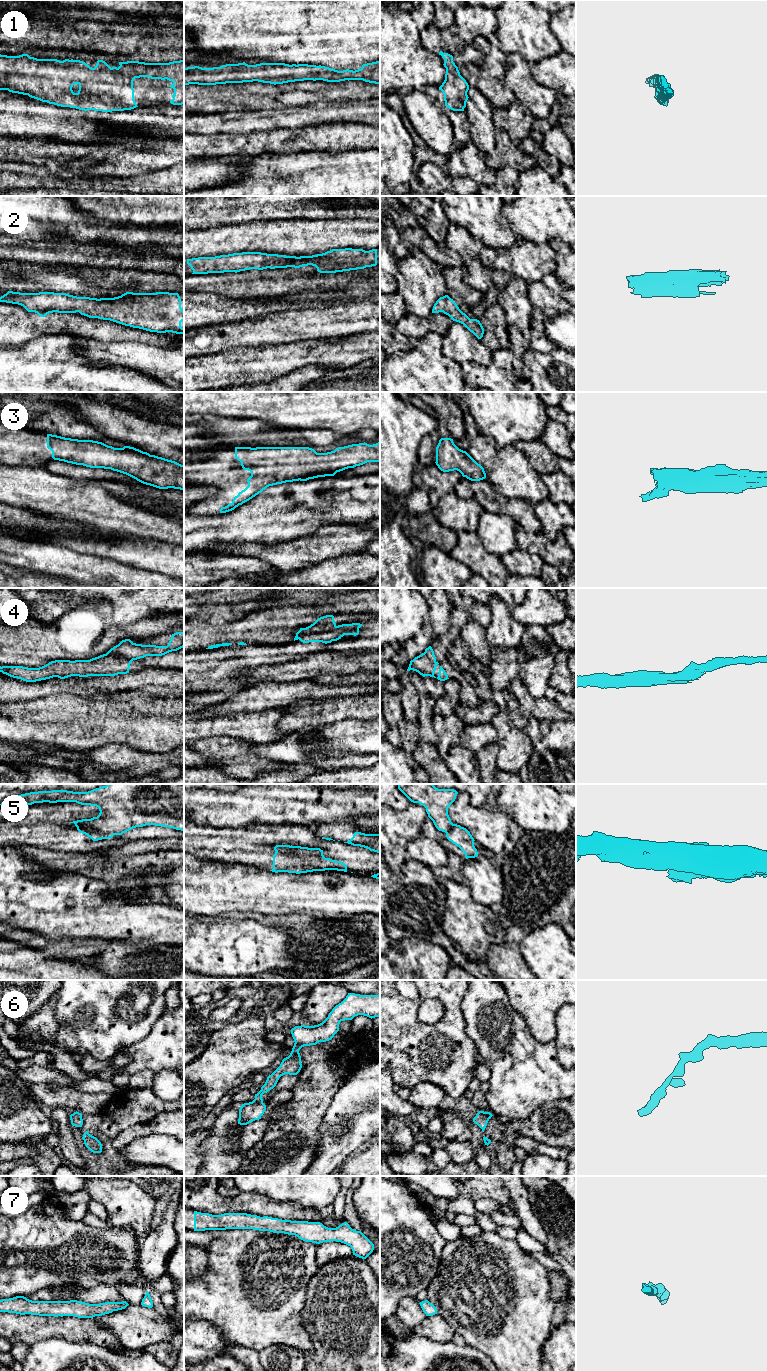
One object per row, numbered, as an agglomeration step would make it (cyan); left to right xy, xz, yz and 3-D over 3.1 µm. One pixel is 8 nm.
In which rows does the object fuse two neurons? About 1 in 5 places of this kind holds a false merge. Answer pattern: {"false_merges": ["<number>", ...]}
{"false_merges": ["5"]}

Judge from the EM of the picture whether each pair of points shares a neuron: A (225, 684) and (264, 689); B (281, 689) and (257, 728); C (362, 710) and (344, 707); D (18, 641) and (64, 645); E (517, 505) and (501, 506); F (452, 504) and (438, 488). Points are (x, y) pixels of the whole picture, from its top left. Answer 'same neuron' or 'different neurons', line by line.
A: different neurons
B: different neurons
C: same neuron
D: same neuron
E: same neuron
F: different neurons

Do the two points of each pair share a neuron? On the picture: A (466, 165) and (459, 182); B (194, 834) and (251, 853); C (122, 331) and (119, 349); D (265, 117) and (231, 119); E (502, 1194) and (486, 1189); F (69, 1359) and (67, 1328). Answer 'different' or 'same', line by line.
A: different
B: same
C: different
D: same
E: same
F: different

